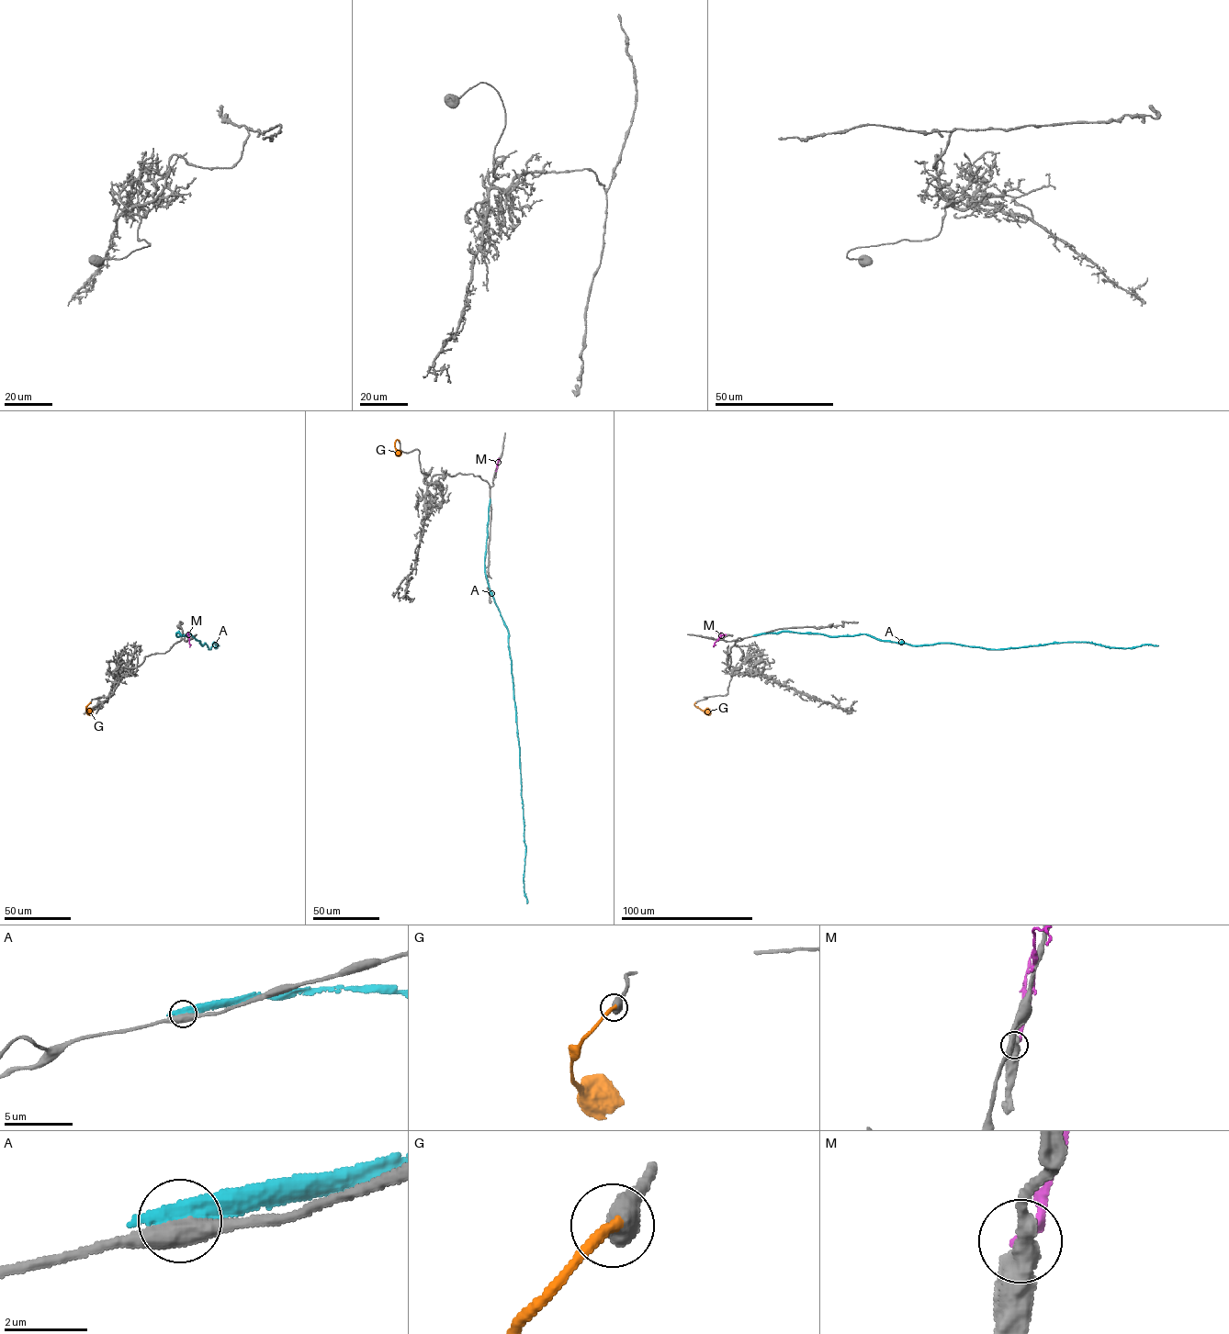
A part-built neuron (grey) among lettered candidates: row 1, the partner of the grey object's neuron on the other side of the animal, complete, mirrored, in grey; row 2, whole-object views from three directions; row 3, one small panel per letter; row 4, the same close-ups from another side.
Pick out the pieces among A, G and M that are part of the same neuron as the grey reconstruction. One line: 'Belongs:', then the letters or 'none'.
Belongs: G

